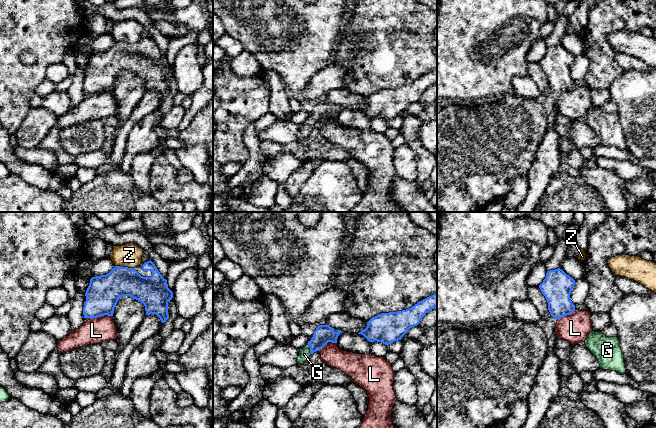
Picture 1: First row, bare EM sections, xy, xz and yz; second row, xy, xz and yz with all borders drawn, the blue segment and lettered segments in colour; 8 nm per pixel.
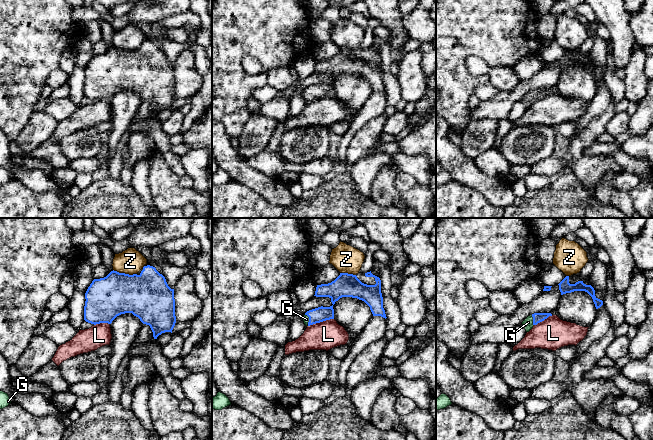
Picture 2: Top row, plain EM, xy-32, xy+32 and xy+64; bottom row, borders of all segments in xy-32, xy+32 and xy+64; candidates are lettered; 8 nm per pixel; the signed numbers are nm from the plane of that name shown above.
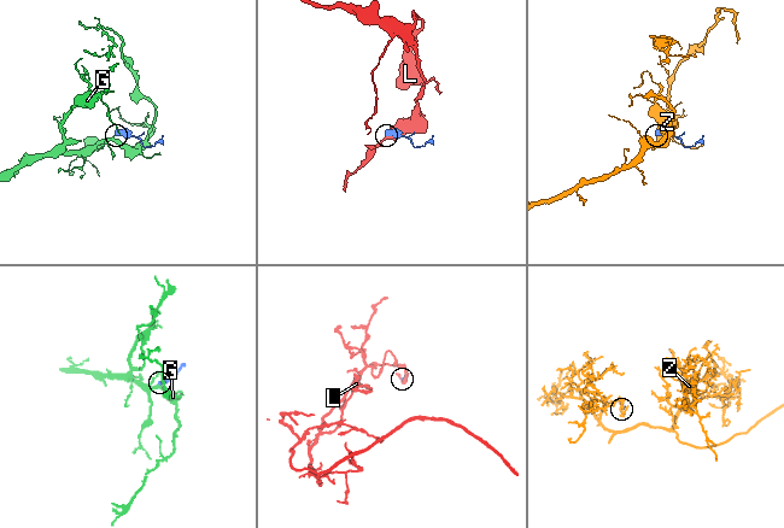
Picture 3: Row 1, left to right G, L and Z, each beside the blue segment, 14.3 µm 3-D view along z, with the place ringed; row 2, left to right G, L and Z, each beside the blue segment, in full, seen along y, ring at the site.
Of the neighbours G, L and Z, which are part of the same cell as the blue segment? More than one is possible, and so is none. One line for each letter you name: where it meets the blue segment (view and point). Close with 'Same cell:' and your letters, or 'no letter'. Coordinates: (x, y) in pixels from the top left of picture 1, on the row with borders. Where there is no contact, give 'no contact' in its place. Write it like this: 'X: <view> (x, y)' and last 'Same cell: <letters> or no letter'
G: xz (310, 349)
Same cell: G

